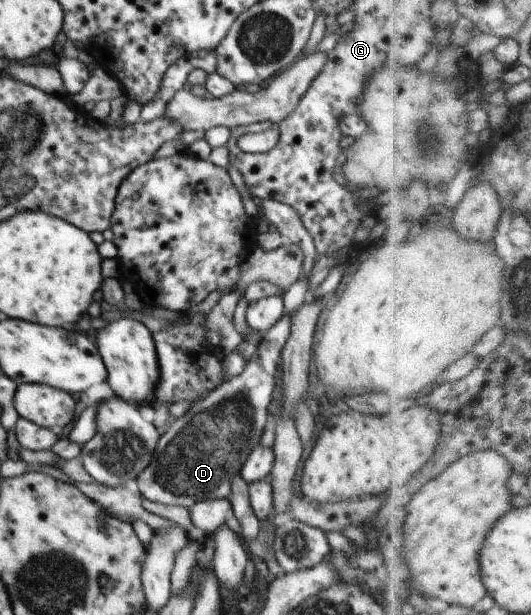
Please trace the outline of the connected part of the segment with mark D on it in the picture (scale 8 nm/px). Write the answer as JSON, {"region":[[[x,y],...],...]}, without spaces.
{"region":[[[284,313],[283,317],[261,337],[255,356],[247,361],[240,375],[225,380],[210,394],[196,400],[184,417],[176,419],[168,431],[159,438],[152,461],[143,473],[134,481],[143,498],[169,506],[184,506],[190,510],[197,502],[226,499],[231,492],[231,482],[240,474],[248,455],[261,445],[261,438],[268,419],[268,406],[273,400],[276,388],[278,365],[281,352],[290,337],[291,317],[293,313]]]}

